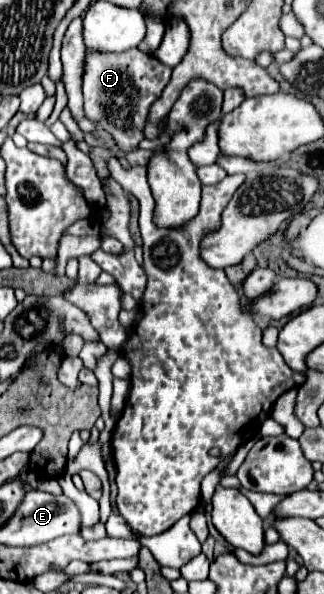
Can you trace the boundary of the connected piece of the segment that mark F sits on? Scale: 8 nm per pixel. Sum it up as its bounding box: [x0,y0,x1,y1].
[84,50,170,152]

